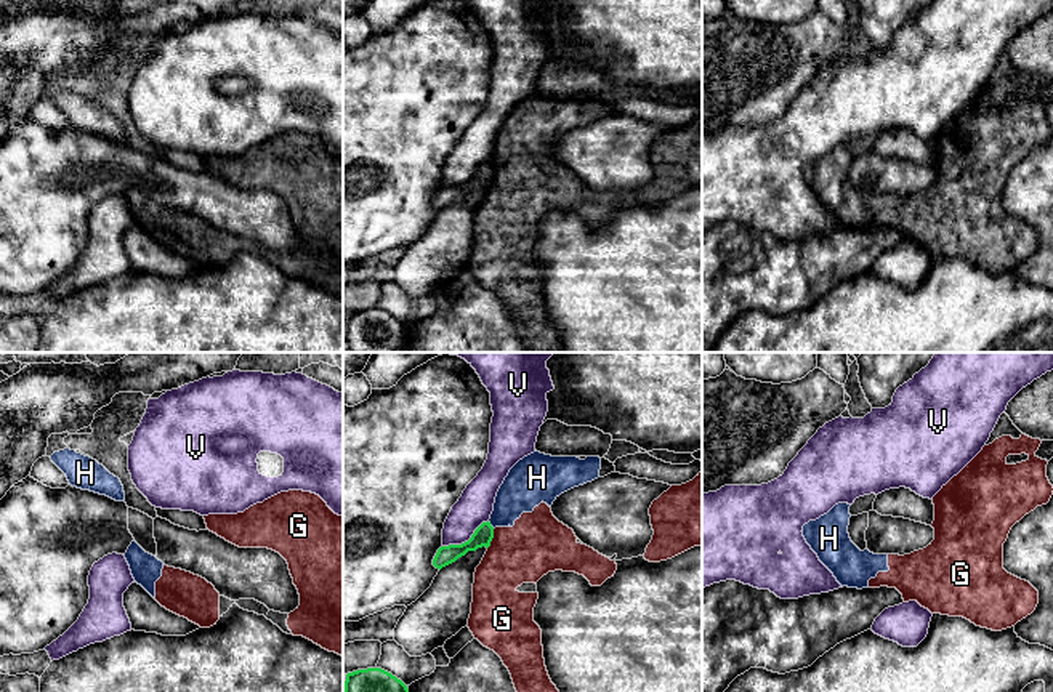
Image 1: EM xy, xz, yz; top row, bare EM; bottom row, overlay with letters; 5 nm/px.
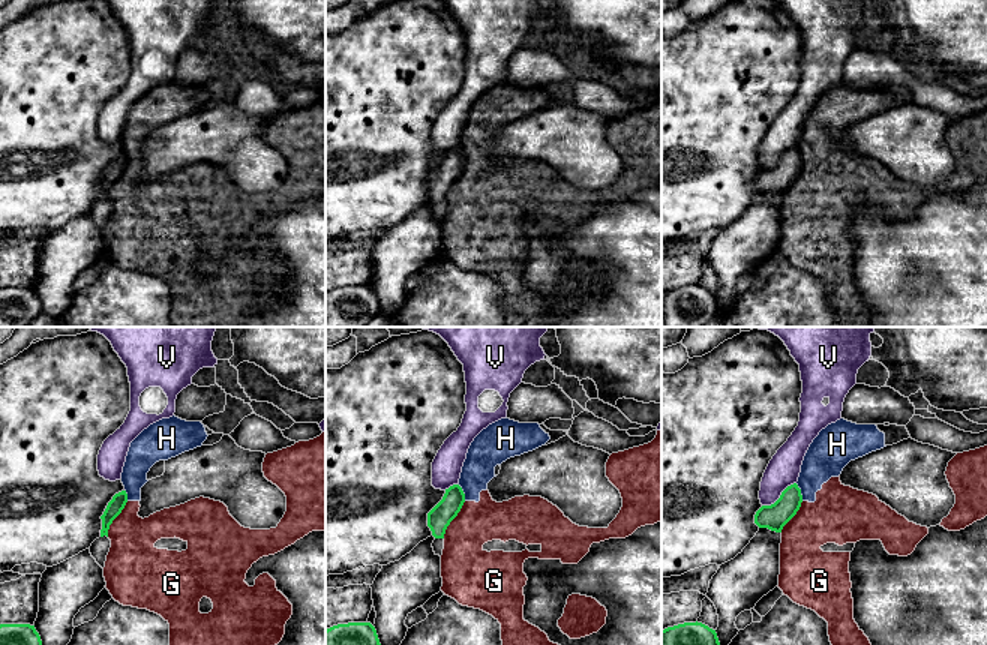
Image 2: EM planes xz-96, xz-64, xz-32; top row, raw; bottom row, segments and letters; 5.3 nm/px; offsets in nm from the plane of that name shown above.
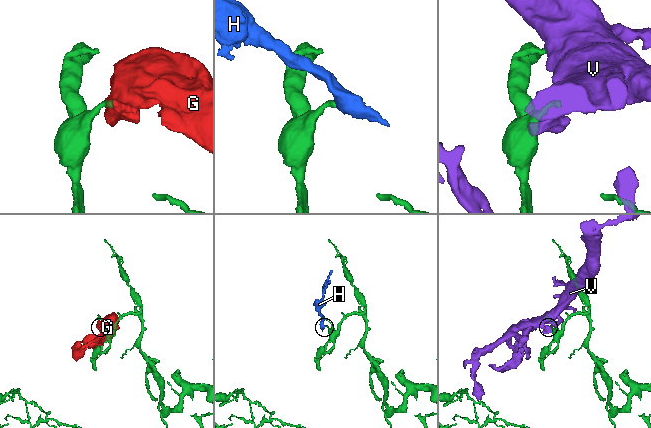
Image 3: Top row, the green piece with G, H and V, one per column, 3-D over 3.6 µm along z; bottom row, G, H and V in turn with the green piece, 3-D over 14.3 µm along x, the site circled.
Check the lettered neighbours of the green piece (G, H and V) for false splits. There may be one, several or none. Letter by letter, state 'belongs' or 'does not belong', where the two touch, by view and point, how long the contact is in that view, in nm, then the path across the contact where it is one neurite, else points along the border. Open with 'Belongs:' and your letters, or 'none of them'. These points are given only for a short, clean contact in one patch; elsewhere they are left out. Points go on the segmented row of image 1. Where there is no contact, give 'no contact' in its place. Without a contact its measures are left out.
Belongs: none of them
G: does not belong | xz (492, 537) | 110 nm
H: does not belong | xz (489, 524) | 50 nm | along xz (488, 521), (494, 527)
V: does not belong | xz (465, 542) | 280 nm

